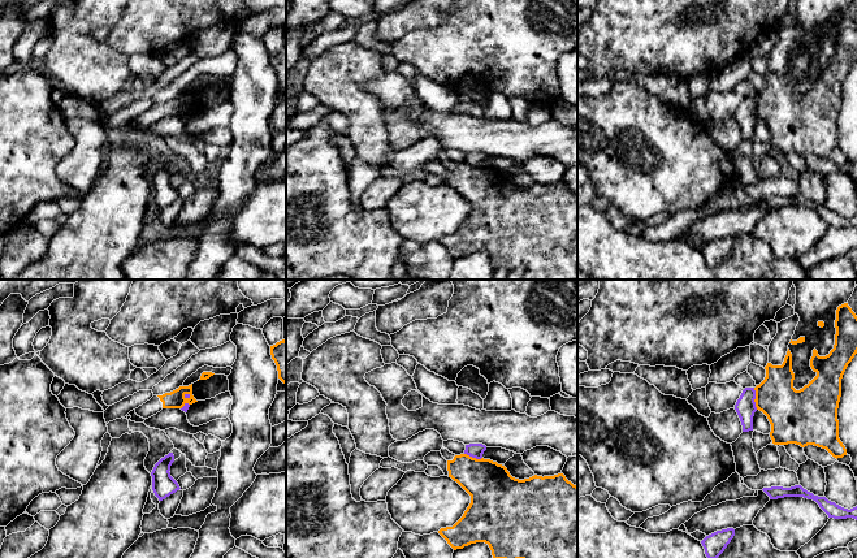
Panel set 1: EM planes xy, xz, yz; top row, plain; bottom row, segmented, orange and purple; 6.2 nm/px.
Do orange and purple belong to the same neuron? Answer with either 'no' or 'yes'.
no

